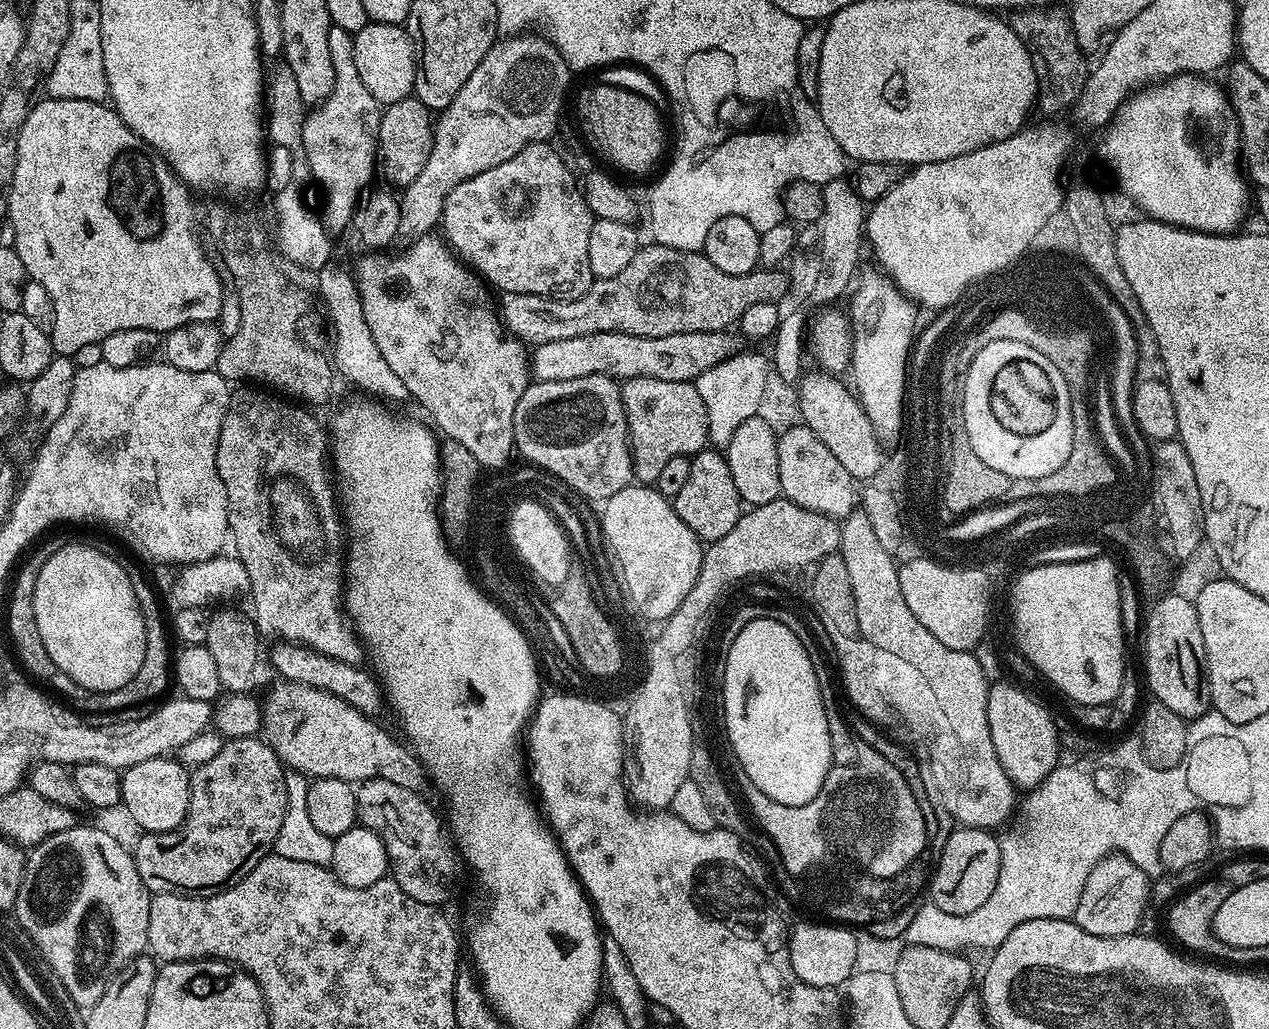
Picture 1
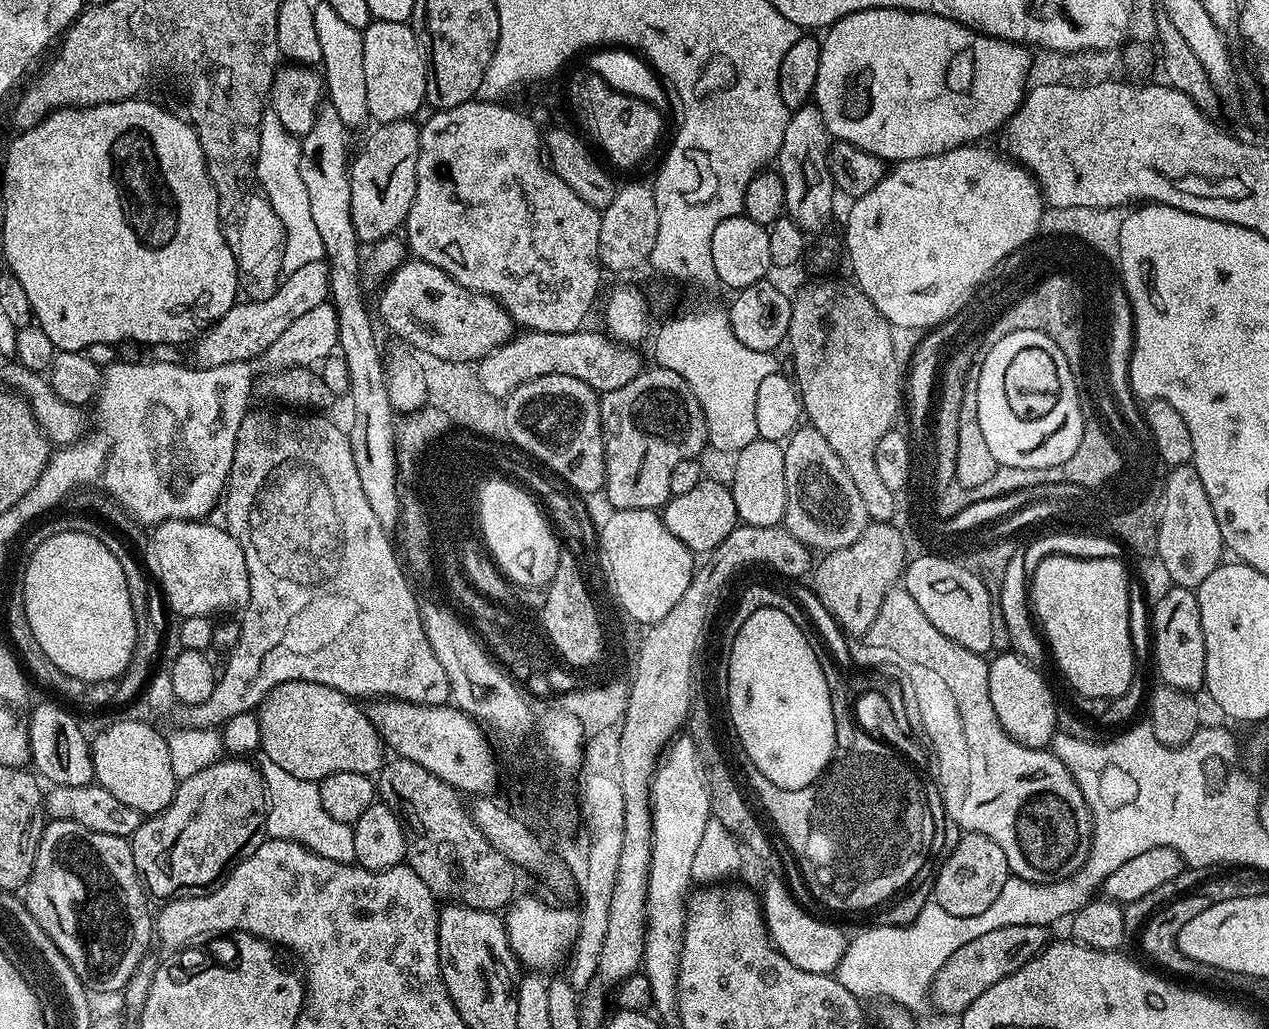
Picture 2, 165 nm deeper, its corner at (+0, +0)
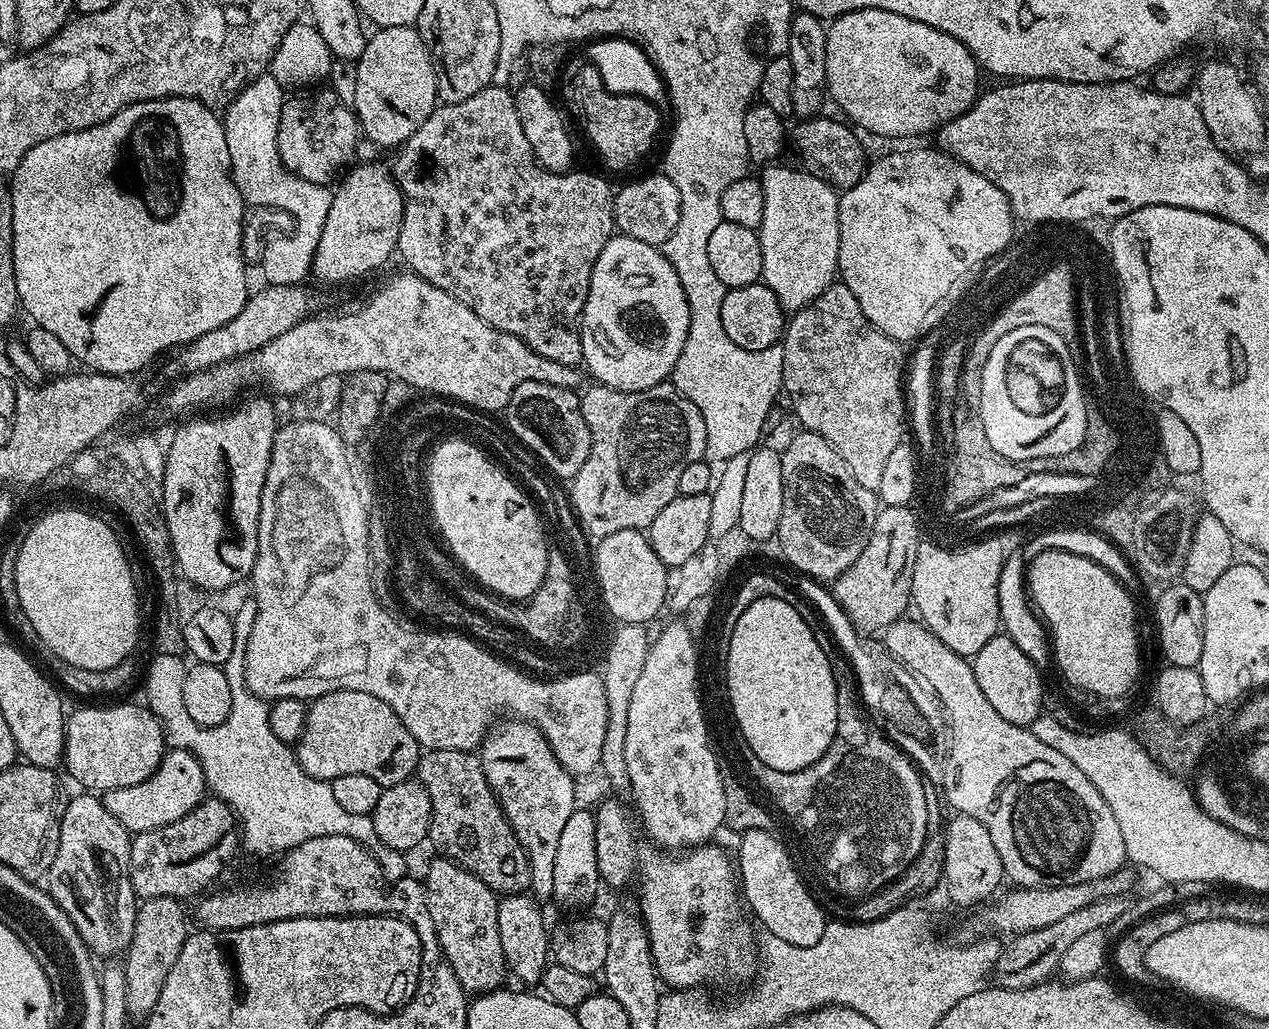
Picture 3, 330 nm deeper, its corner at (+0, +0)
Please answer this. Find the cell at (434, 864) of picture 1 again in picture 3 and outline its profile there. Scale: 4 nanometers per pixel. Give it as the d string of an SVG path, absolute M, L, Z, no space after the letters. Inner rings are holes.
M429 748L421 751L420 760L416 764L415 775L426 786L426 794L430 794L432 807L432 821L428 827L427 839L437 848L439 855L445 860L452 860L470 870L490 890L494 890L501 897L524 894L531 889L530 862L526 850L518 842L494 790L490 790L490 782L486 782L486 774L480 765L480 757L475 751L442 750Z

